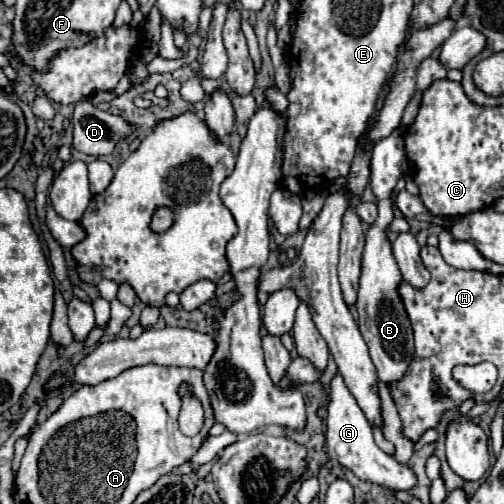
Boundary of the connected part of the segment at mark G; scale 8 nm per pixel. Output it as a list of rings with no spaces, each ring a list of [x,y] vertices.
[[[336,375],[332,379],[332,401],[326,417],[326,445],[328,445],[328,455],[336,459],[340,465],[348,467],[362,481],[370,481],[398,491],[408,491],[416,485],[416,475],[412,473],[412,469],[408,465],[398,463],[392,455],[384,453],[374,443],[372,427],[366,421],[366,417],[362,417],[362,409],[358,409],[354,397],[350,397],[350,391],[346,389],[342,375]]]

